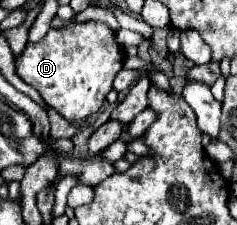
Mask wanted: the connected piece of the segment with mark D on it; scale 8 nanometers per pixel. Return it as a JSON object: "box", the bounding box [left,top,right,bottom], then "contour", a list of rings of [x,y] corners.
{"box":[16,20,124,122],"contour":[[[94,20],[72,22],[62,28],[50,28],[40,42],[28,42],[24,52],[16,58],[16,72],[68,122],[80,122],[100,110],[112,90],[112,82],[120,72],[124,58],[124,48],[116,44],[114,30],[106,24]]]}

